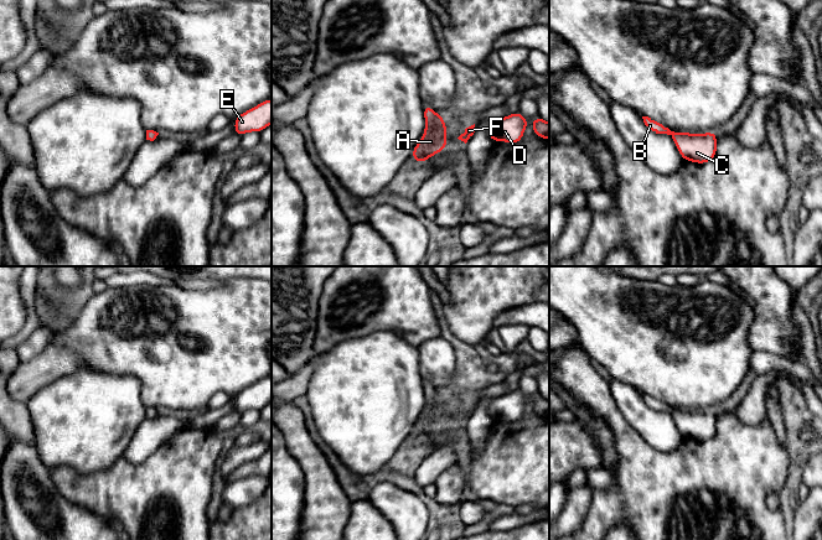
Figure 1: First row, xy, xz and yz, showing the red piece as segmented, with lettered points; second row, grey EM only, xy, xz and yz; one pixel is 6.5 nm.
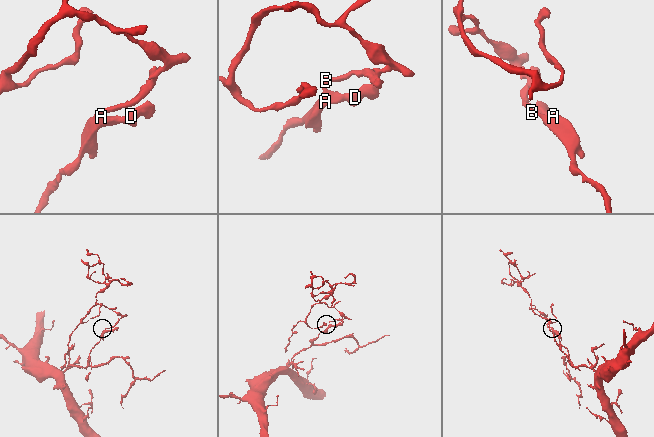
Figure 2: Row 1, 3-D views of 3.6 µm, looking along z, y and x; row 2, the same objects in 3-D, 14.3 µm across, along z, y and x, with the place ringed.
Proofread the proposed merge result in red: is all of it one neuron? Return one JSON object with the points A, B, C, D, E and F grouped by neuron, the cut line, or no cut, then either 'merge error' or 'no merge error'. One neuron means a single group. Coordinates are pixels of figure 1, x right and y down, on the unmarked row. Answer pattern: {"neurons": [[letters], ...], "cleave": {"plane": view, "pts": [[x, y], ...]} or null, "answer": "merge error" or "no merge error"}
{"neurons": [["A", "B", "C", "D", "E", "F"]], "cleave": null, "answer": "no merge error"}

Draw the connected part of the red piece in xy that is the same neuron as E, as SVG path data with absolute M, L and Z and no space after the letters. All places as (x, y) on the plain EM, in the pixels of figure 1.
M265 377L254 385L242 390L234 396L234 411L242 414L245 410L262 410L272 401L272 378Z

